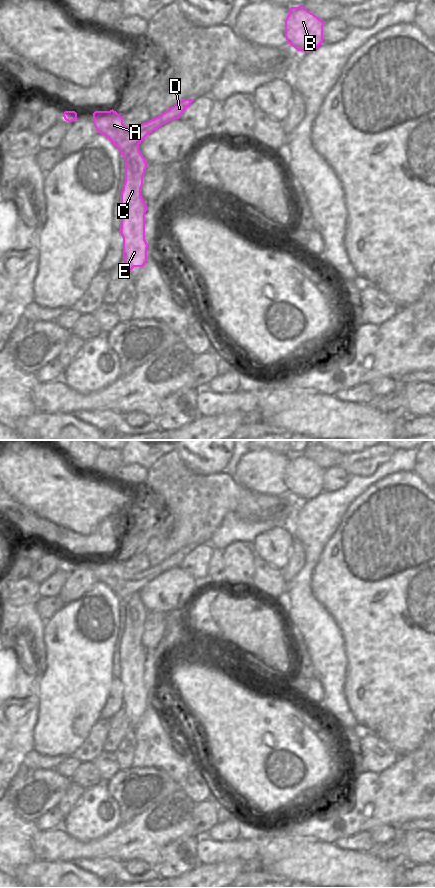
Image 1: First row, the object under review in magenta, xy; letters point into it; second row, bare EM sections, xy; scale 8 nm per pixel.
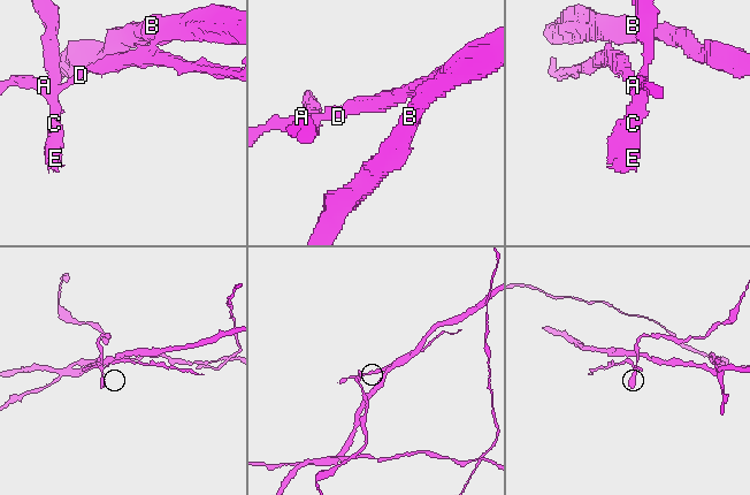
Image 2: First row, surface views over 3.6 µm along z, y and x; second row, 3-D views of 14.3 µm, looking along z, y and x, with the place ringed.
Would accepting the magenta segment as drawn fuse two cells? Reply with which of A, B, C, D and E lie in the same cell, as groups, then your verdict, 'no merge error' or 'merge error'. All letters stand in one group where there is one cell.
A B D / C E | merge error

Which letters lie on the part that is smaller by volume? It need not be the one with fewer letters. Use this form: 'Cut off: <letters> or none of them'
Cut off: C, E

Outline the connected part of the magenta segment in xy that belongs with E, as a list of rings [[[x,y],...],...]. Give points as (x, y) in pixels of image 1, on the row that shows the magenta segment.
[[[134,145],[121,153],[125,160],[125,182],[121,192],[121,228],[123,238],[123,261],[129,273],[134,267],[143,267],[147,262],[145,240],[145,213],[147,205],[141,196],[143,176],[147,162]]]

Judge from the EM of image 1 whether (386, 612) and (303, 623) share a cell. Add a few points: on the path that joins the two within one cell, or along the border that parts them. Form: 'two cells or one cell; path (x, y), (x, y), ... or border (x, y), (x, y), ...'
two cells; border (318, 600), (336, 624), (343, 640)

